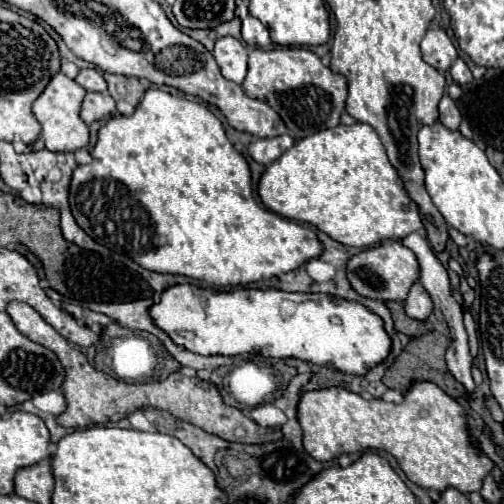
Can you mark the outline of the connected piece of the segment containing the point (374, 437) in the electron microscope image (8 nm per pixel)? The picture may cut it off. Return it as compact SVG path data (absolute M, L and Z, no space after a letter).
M411 382L401 404L379 398L363 400L345 388L321 388L303 392L297 404L297 420L303 430L303 448L319 462L339 454L385 450L393 454L405 476L421 488L457 488L463 494L481 490L481 480L491 472L493 462L477 456L467 440L463 408L433 382Z

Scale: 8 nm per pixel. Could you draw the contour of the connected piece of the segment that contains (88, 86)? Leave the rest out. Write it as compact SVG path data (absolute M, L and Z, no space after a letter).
M83 68L83 70L79 70L75 82L79 86L83 86L85 90L91 90L91 92L107 92L107 84L105 84L103 76L95 68Z

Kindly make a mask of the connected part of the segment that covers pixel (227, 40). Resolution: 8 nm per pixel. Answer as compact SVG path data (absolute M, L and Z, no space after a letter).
M233 36L219 38L215 42L213 56L221 68L221 74L231 80L241 84L245 74L247 74L247 48Z

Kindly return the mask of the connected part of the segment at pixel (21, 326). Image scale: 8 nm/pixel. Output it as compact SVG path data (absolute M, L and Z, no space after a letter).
M9 302L7 314L17 326L17 330L27 336L29 340L49 348L57 354L61 366L65 368L65 380L63 380L63 396L67 400L67 408L63 414L57 416L57 422L65 428L85 428L85 426L99 426L107 422L117 422L125 418L129 412L145 406L153 406L159 410L171 412L175 418L191 422L193 426L215 434L227 442L241 442L241 444L263 444L277 440L281 434L275 428L263 428L257 426L251 418L247 418L241 410L223 404L219 390L211 382L201 382L199 378L189 378L179 372L169 374L165 380L145 382L145 384L131 384L123 382L115 376L109 376L105 372L95 370L83 352L75 346L71 346L65 338L61 338L53 326L49 326L29 304L25 302Z

